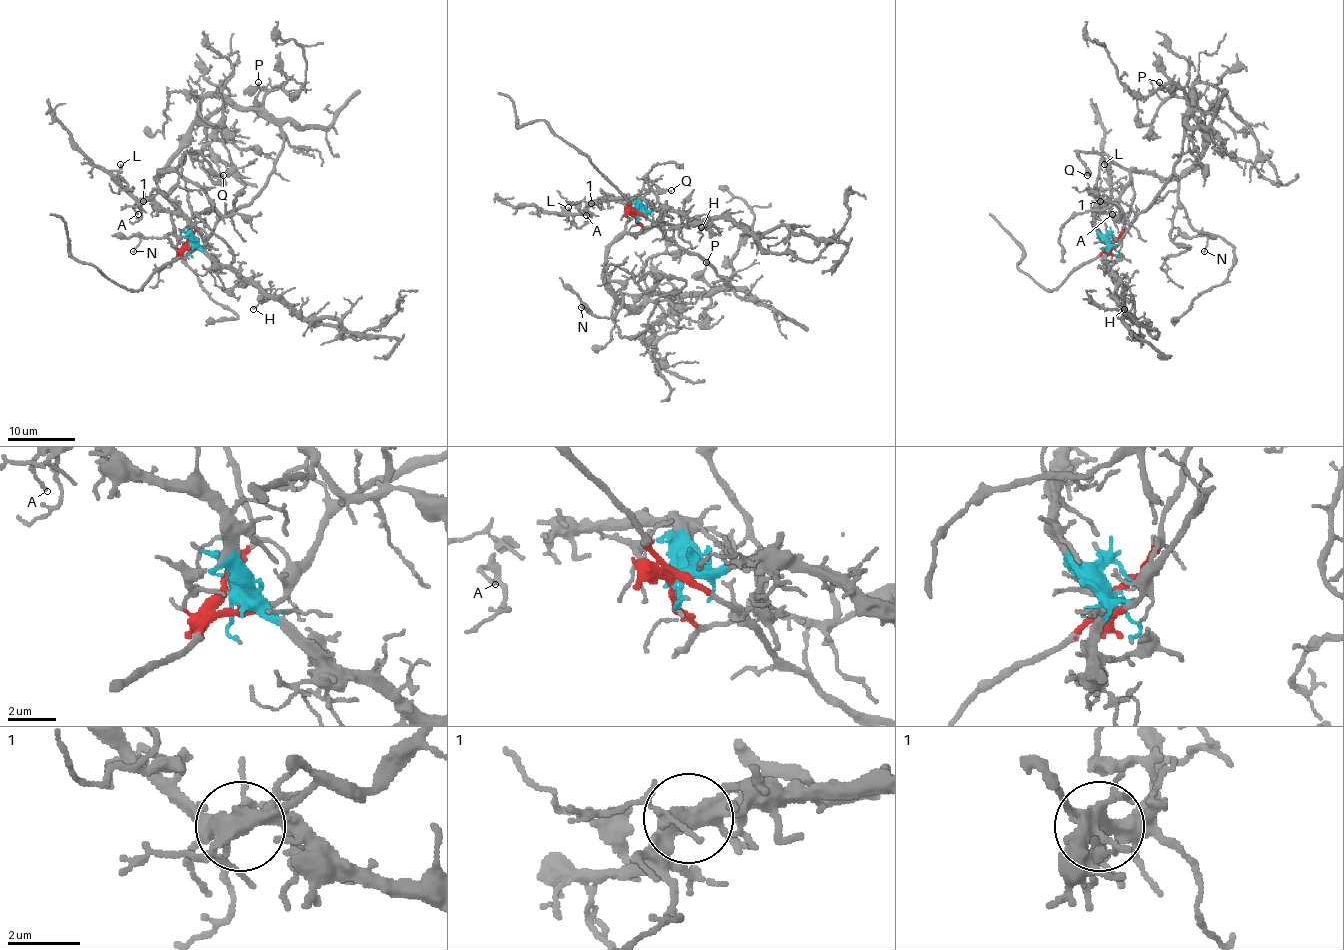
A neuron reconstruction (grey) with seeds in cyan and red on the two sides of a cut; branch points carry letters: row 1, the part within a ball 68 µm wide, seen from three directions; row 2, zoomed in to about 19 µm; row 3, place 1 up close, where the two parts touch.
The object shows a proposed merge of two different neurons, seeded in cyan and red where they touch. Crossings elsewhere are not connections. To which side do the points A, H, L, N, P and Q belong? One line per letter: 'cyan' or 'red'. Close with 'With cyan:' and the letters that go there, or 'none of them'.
A: cyan
H: cyan
L: cyan
N: red
P: red
Q: red
With cyan: A, H, L

